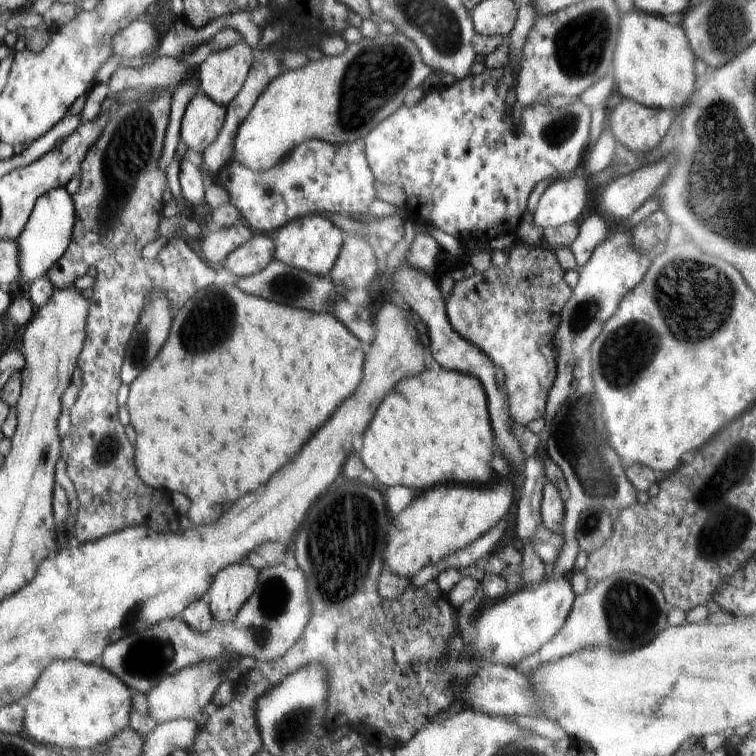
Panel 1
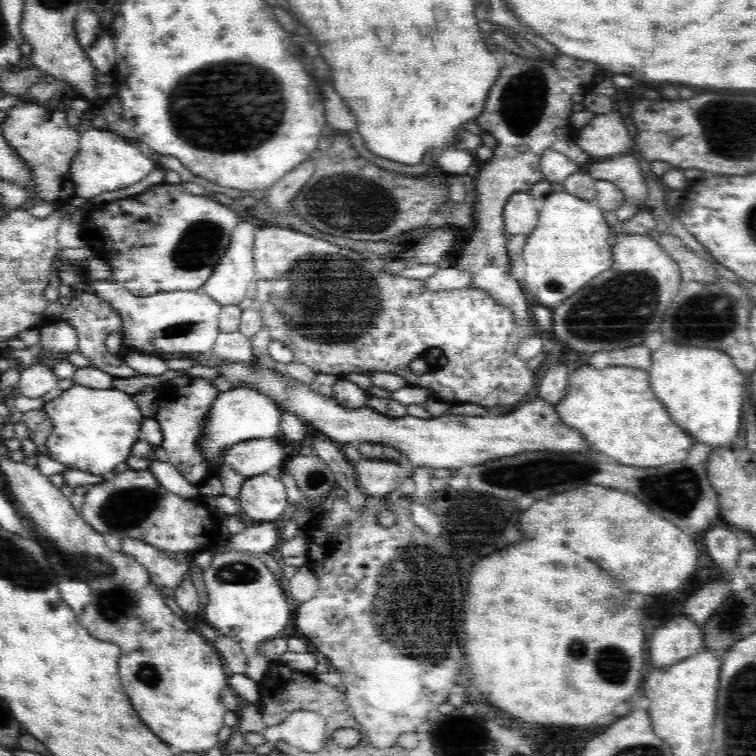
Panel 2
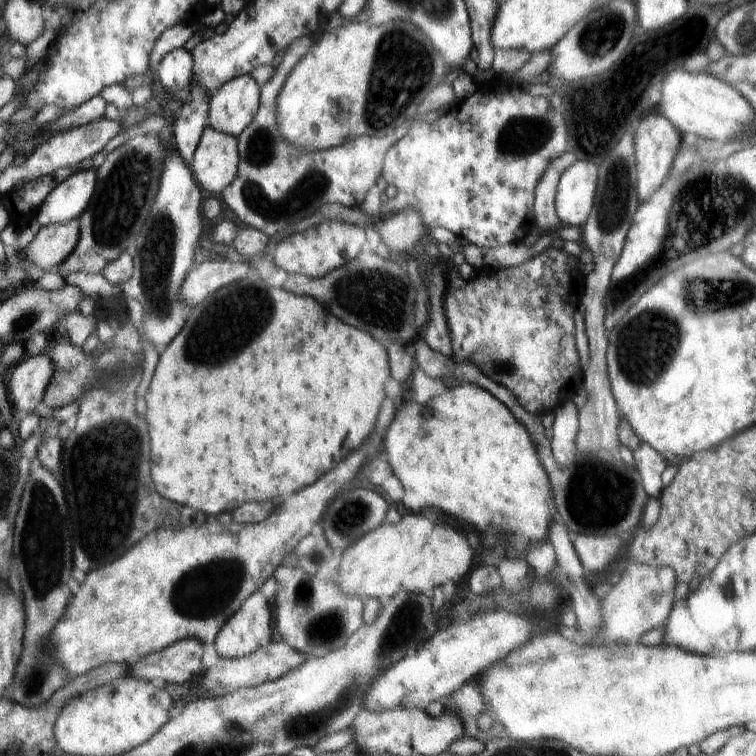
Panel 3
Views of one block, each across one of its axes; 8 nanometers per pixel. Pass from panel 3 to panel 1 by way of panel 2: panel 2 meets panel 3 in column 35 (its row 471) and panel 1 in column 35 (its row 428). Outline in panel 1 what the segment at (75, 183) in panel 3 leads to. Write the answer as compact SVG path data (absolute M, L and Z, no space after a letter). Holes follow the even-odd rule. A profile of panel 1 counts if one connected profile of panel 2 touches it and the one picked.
M65 187L52 189L39 198L26 228L17 238L23 282L31 283L54 268L59 258L67 252L68 245L71 244L77 217L74 199Z

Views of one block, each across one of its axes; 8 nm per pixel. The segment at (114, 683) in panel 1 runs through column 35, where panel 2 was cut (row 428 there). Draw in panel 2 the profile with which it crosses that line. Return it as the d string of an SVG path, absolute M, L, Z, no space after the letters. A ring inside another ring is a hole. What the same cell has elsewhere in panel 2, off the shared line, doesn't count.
M664 342L652 354L649 374L654 395L694 442L712 445L715 450L728 449L741 442L746 378L726 352Z

